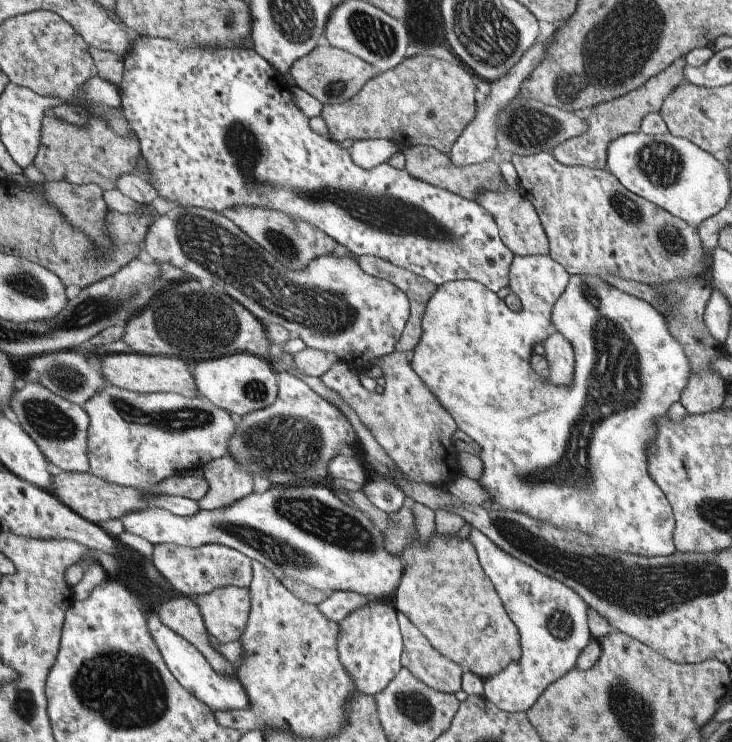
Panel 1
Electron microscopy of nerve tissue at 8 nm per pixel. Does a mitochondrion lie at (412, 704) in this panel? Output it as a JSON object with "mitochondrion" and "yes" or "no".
{"mitochondrion":"yes"}

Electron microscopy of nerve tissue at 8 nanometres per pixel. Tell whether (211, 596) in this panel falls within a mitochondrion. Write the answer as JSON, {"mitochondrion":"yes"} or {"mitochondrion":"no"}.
{"mitochondrion":"no"}

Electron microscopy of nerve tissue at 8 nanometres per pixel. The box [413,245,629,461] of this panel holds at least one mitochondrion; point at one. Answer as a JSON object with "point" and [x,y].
{"point":[591,294]}

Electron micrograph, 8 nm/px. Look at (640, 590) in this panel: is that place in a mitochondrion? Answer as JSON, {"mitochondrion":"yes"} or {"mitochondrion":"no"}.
{"mitochondrion":"yes"}

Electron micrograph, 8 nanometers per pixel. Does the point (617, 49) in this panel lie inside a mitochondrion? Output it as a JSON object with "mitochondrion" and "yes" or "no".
{"mitochondrion":"yes"}

